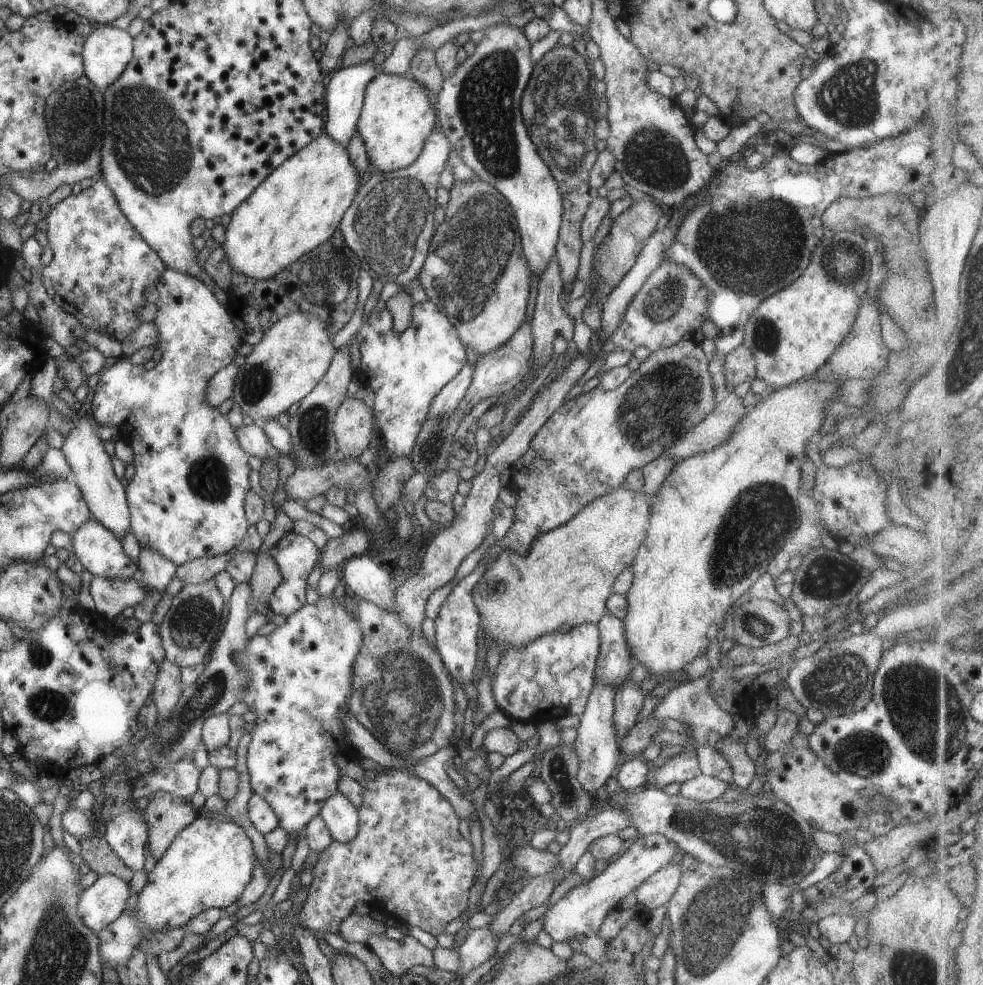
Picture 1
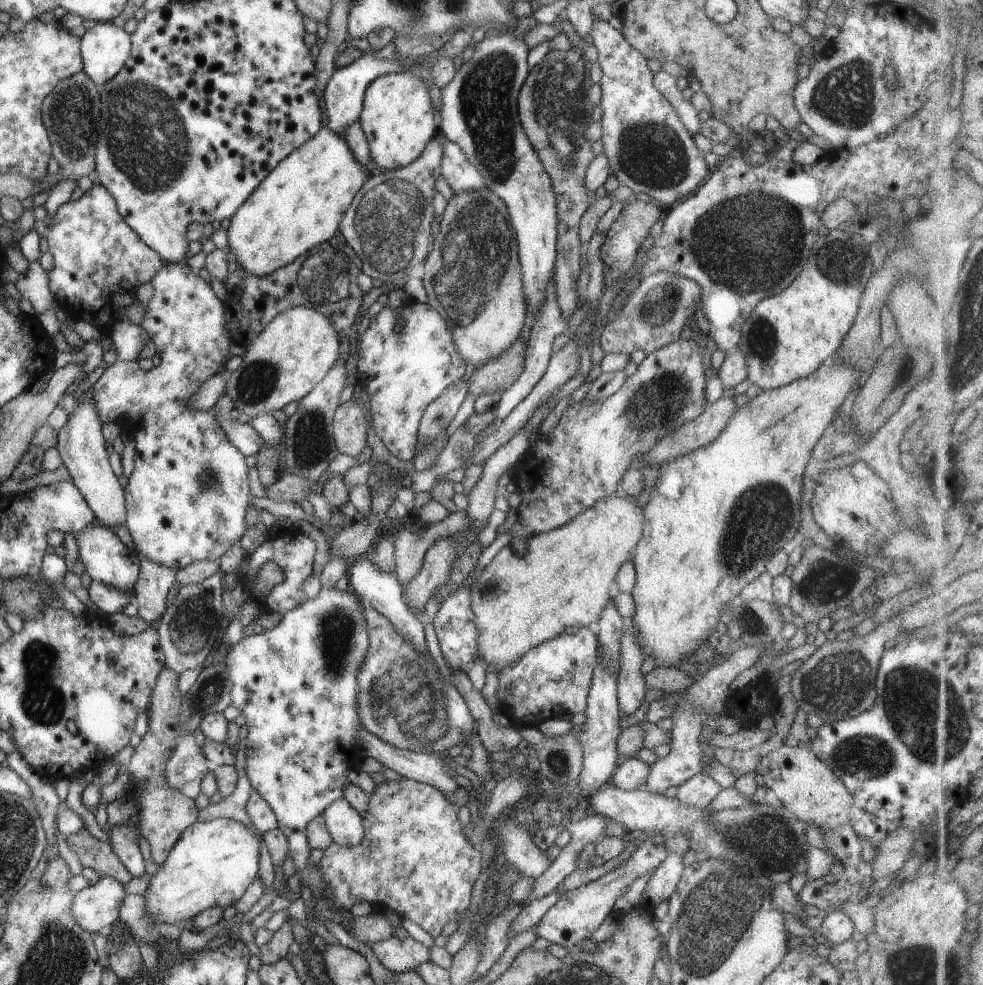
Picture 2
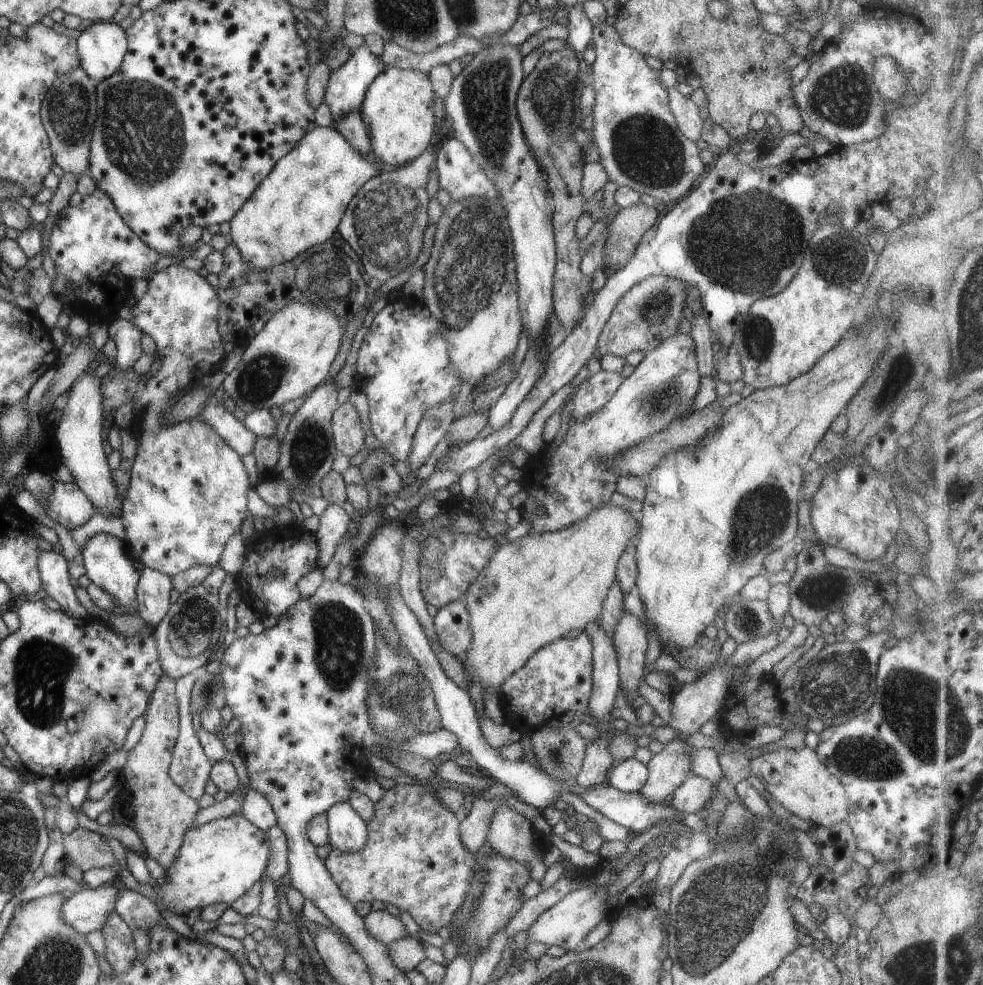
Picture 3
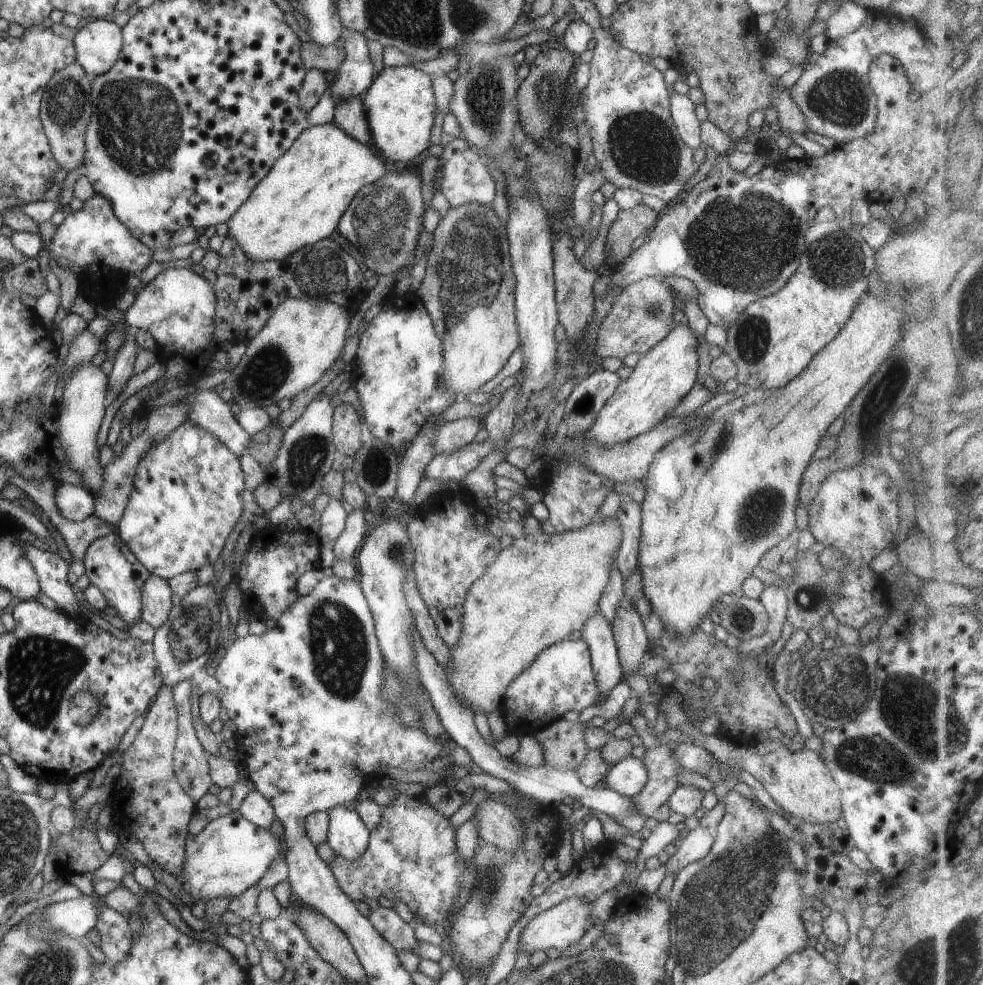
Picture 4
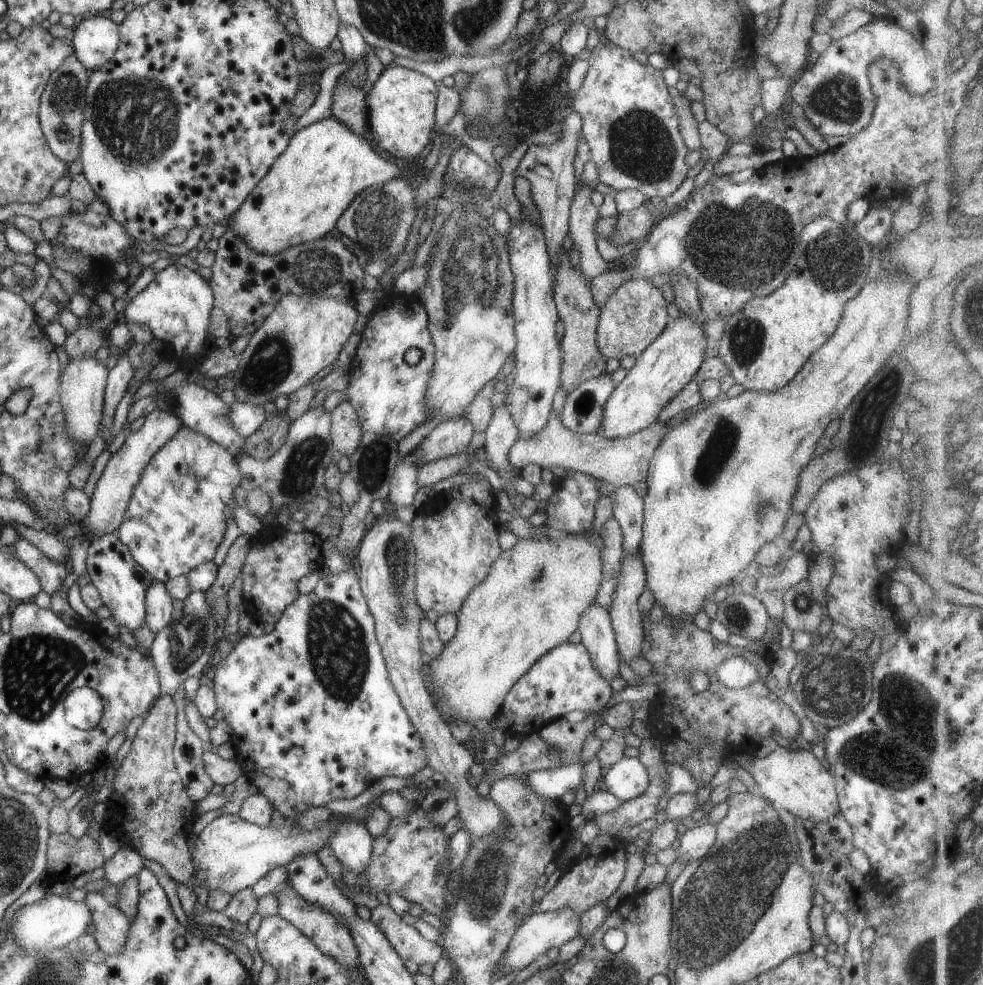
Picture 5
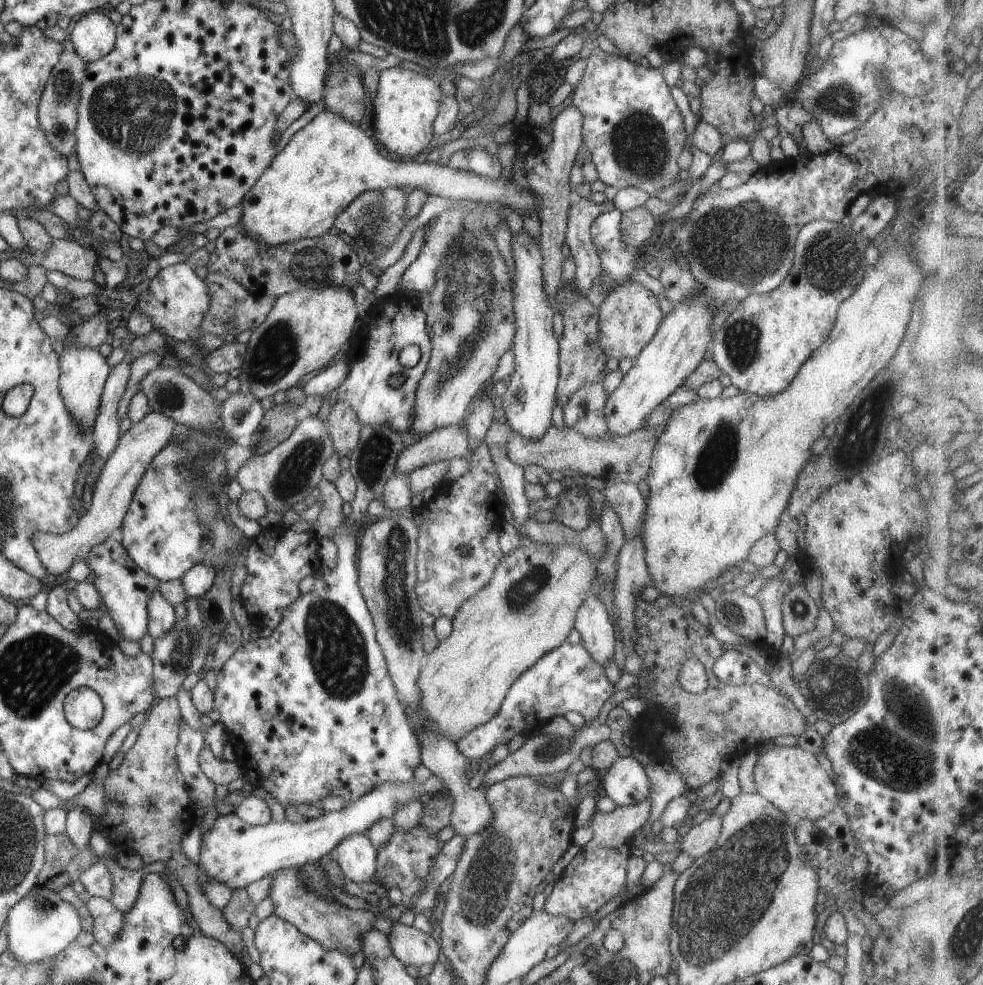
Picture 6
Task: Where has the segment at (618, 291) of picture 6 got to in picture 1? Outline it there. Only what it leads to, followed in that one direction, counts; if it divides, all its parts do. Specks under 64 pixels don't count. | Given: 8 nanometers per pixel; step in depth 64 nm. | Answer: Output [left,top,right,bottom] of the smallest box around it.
[601,262,709,354]

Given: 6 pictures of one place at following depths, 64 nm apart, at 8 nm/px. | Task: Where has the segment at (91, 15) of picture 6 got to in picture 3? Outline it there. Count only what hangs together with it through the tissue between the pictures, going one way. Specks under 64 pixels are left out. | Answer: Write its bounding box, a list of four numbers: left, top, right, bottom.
[76,21,125,82]

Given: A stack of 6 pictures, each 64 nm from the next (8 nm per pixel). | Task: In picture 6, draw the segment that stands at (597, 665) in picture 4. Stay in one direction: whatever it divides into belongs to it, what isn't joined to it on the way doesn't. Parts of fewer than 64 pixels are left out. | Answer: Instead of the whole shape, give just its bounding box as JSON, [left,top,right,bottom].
[573,592,615,670]

